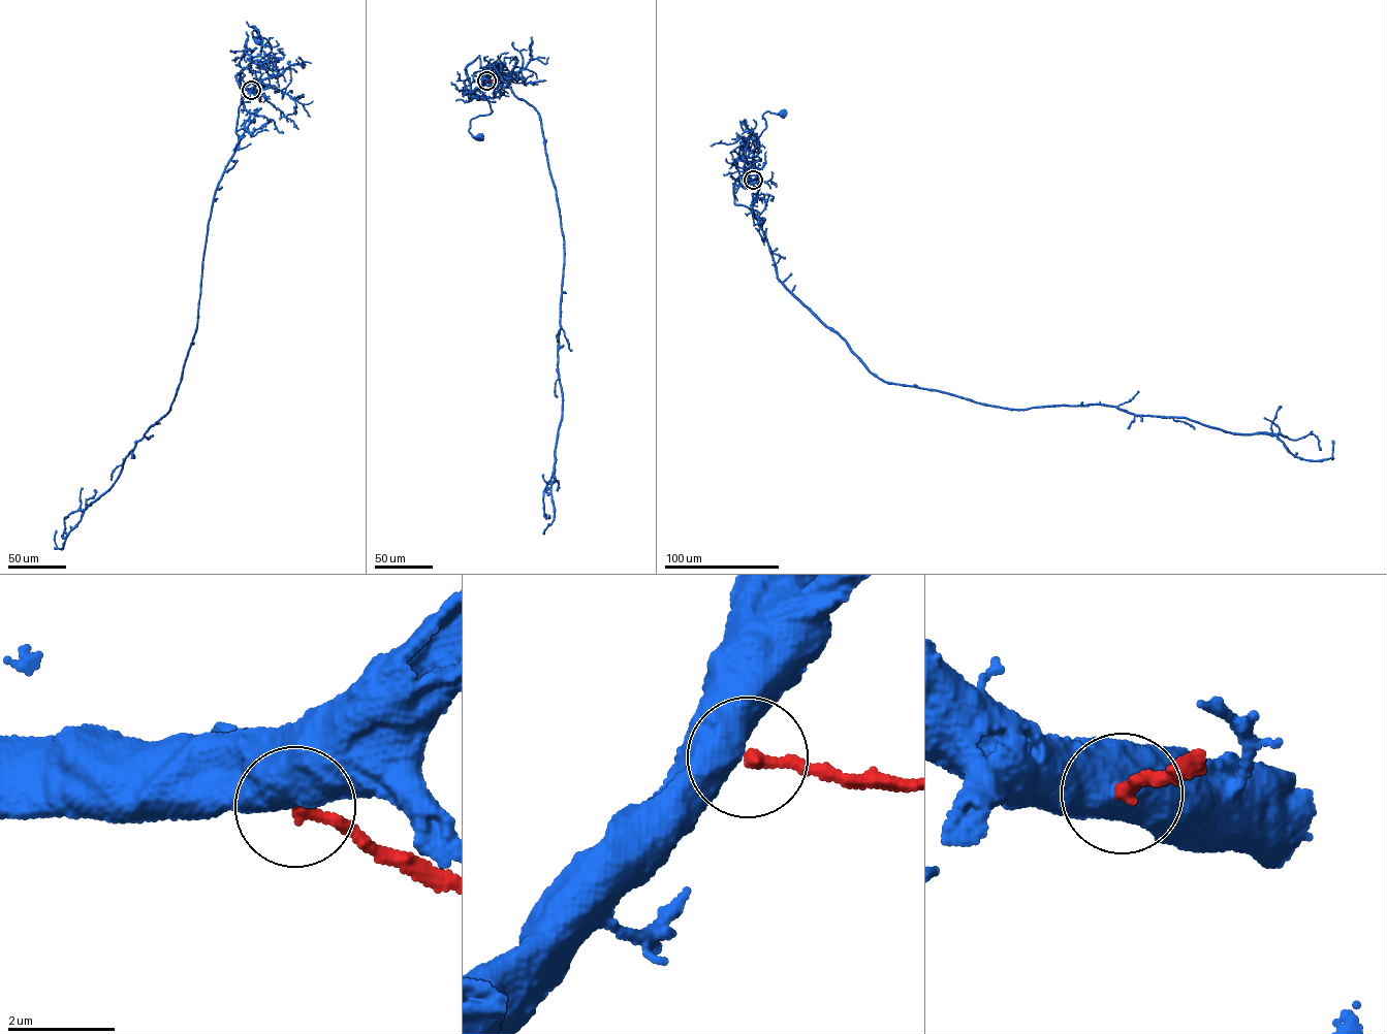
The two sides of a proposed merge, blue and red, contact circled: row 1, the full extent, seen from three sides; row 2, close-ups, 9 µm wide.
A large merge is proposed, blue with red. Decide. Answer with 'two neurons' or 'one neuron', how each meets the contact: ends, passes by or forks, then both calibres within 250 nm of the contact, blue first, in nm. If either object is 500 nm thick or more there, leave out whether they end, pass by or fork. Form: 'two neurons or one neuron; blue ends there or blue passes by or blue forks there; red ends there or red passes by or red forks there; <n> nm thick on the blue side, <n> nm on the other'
one neuron; 700 nm thick on the blue side, 240 nm on the other

